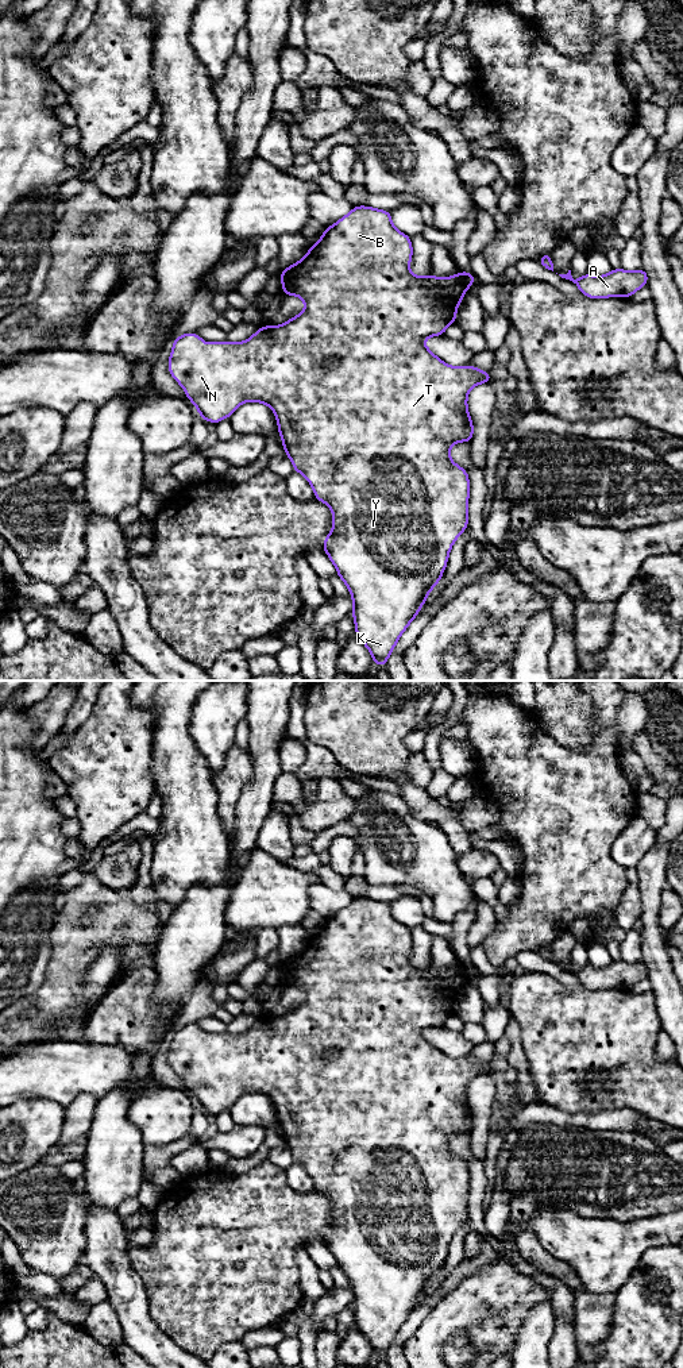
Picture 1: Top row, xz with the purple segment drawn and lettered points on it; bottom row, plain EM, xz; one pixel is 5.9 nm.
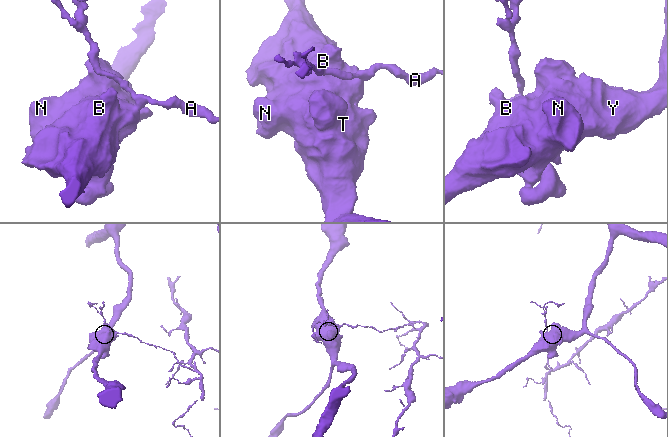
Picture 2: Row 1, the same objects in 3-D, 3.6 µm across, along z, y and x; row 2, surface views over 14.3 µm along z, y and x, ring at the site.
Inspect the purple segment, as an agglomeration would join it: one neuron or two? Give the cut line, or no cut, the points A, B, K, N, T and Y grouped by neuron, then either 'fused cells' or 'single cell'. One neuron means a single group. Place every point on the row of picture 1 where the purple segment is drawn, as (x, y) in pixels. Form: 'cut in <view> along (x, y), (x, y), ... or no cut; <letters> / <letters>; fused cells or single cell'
cut in xz along (459, 273), (467, 286); A / B K N T Y; fused cells

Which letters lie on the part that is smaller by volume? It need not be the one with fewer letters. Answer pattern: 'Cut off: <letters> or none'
Cut off: A

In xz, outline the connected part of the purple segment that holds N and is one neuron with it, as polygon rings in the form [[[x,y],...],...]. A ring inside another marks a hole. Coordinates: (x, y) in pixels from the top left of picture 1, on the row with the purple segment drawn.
[[[366,205],[354,207],[344,217],[325,228],[319,242],[309,247],[308,254],[302,259],[279,271],[282,280],[281,293],[301,297],[305,301],[302,313],[277,327],[262,325],[251,338],[242,343],[223,340],[205,344],[197,332],[175,336],[167,362],[169,373],[184,388],[188,401],[196,405],[198,416],[205,421],[216,424],[229,419],[232,412],[247,401],[263,402],[273,409],[283,451],[293,463],[293,471],[301,473],[312,485],[315,498],[327,504],[332,510],[333,525],[331,533],[324,537],[323,550],[335,564],[337,577],[350,589],[354,602],[351,614],[355,620],[355,635],[370,651],[375,667],[386,664],[397,640],[406,631],[410,621],[416,619],[429,591],[439,585],[447,567],[452,544],[468,528],[468,473],[451,461],[449,447],[456,442],[471,443],[474,425],[467,409],[467,394],[478,384],[490,384],[493,379],[490,371],[482,371],[471,365],[452,367],[424,346],[425,338],[444,336],[445,328],[456,323],[456,309],[467,292],[467,286],[460,273],[443,280],[437,278],[432,271],[427,277],[413,275],[409,270],[412,257],[412,239],[393,227],[390,211]],[[331,358],[336,358],[337,365],[332,370],[325,370],[324,362]]]

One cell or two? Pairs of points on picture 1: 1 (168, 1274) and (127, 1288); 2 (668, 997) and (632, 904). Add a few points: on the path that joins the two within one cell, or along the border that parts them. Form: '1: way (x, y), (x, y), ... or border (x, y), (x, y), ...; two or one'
1: border (128, 1255), (131, 1267), (145, 1288), (150, 1314); two
2: border (637, 886), (641, 894), (640, 917); two

